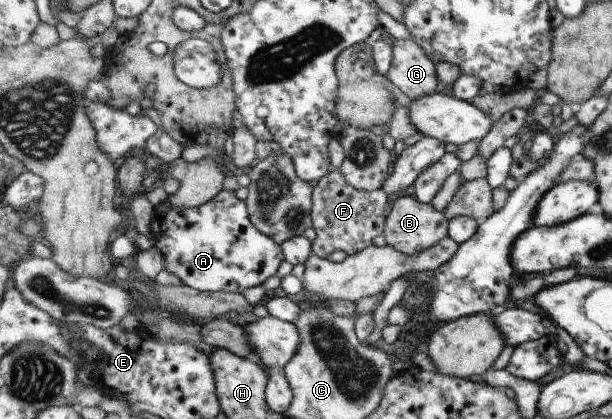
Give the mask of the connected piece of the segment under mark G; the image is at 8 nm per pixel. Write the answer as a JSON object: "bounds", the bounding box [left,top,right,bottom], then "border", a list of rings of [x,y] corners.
{"bounds":[388,40,440,100],"border":[[[394,40],[394,60],[388,71],[388,80],[402,90],[411,100],[430,96],[440,89],[438,65],[412,40]]]}

